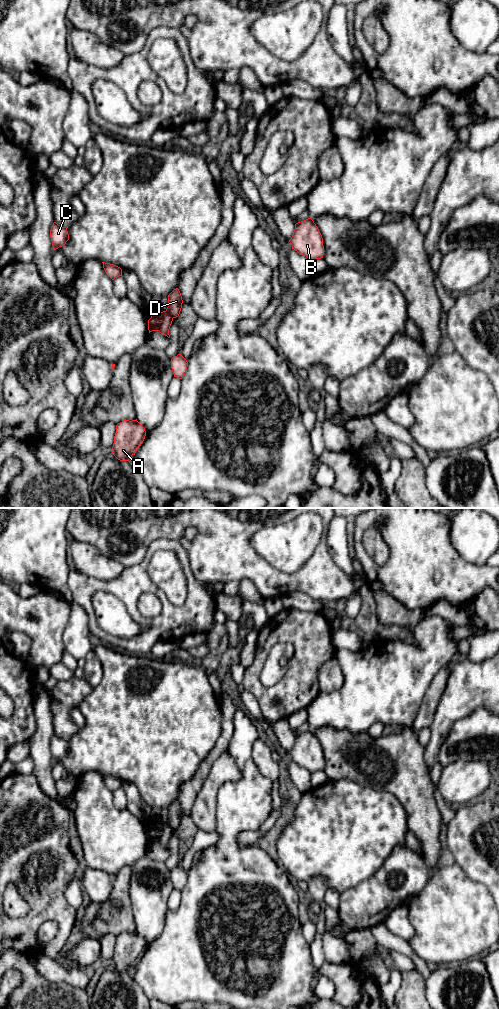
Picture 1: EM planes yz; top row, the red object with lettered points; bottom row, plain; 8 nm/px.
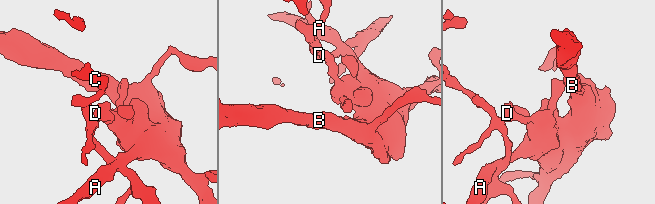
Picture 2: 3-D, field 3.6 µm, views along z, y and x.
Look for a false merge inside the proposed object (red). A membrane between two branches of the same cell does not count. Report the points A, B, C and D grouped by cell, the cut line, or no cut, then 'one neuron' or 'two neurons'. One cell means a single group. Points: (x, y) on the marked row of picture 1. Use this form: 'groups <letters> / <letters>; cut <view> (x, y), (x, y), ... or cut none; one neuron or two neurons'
groups A B D / C; cut yz (165, 311), (173, 317); two neurons

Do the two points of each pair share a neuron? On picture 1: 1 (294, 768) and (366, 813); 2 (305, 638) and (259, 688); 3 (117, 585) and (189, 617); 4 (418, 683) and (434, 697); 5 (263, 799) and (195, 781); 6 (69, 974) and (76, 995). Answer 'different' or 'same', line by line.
1: different
2: same
3: same
4: different
5: different
6: different

